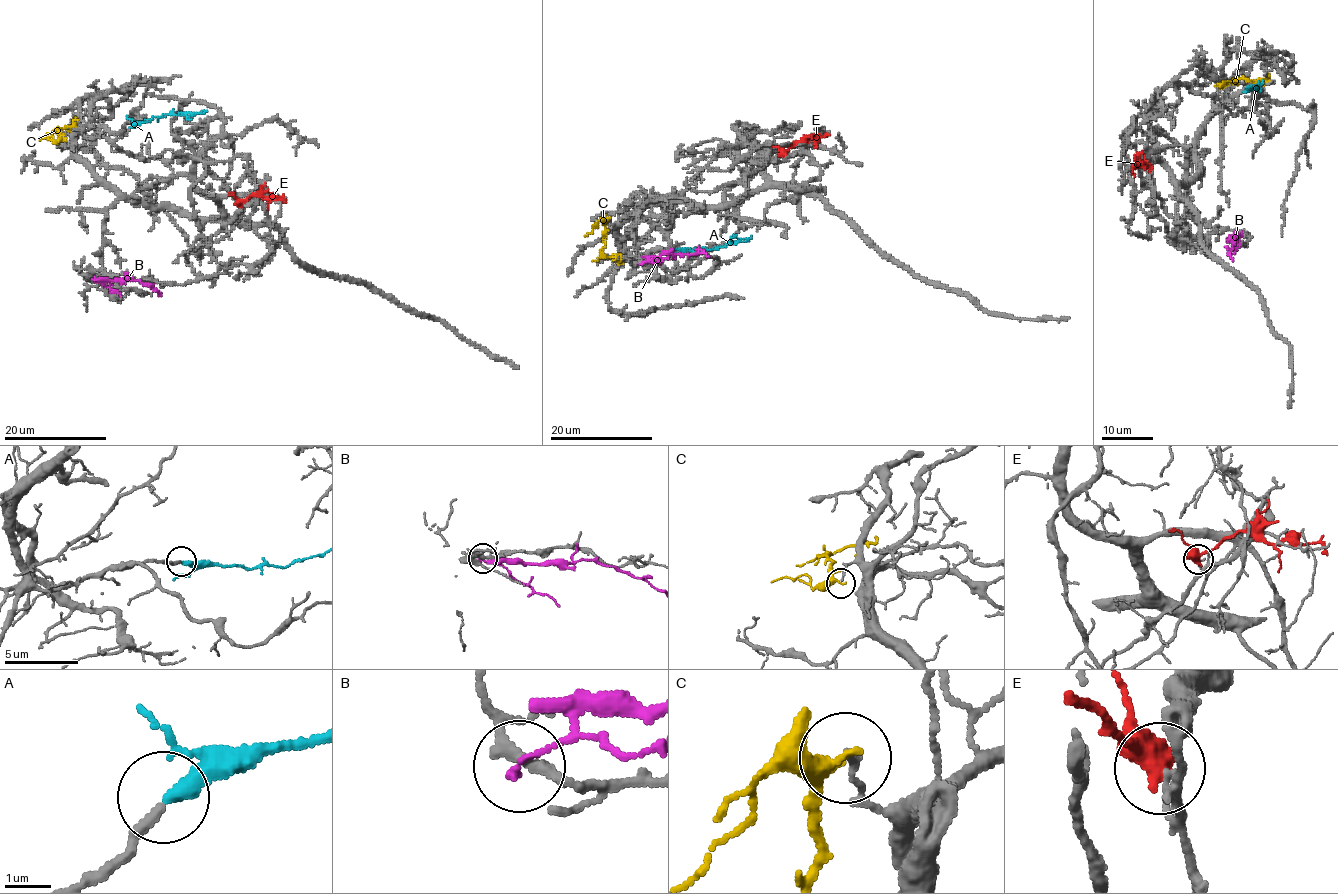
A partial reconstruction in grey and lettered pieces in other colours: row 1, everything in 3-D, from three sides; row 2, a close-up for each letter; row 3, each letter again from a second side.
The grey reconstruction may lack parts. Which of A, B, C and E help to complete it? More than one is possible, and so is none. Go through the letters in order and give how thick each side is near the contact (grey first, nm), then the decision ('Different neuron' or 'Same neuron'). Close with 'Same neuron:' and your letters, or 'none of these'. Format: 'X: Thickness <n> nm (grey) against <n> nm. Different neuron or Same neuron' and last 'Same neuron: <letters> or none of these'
A: Thickness 200 nm (grey) against 320 nm. Same neuron
B: Thickness 200 nm (grey) against 150 nm. Different neuron
C: Thickness 130 nm (grey) against 200 nm. Different neuron
E: Thickness 120 nm (grey) against 460 nm. Different neuron
Same neuron: A

